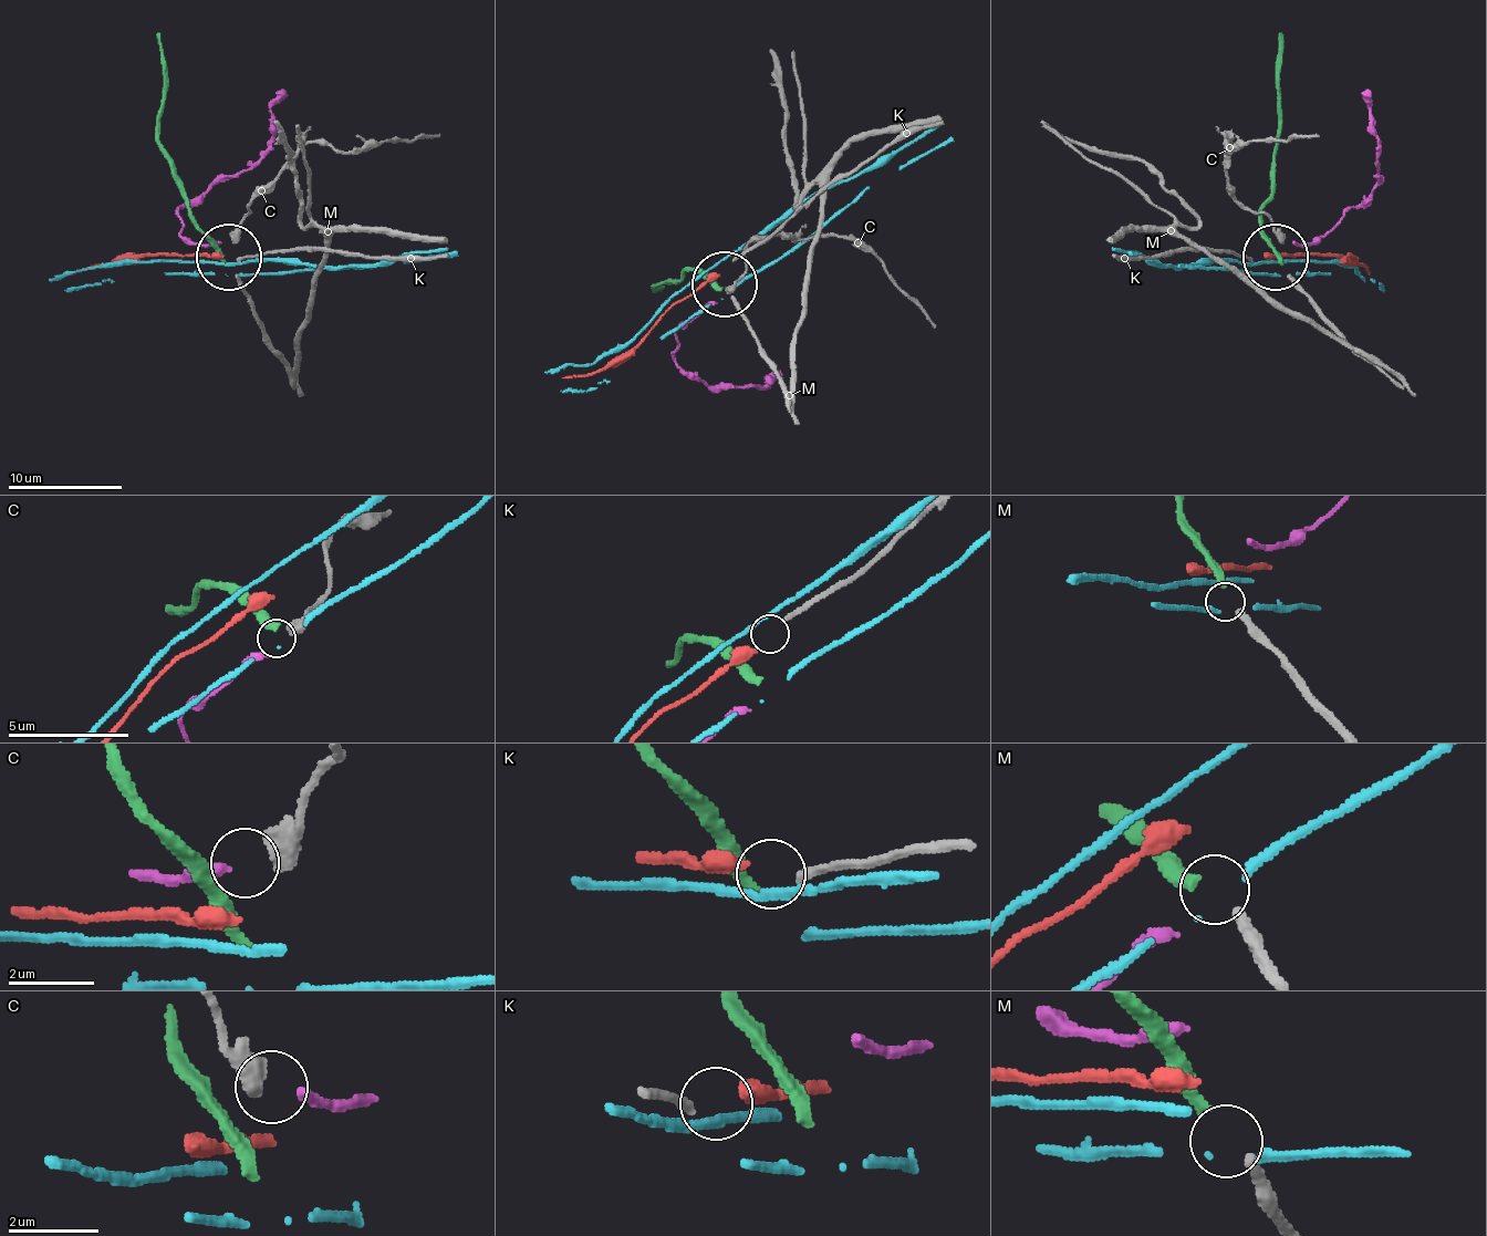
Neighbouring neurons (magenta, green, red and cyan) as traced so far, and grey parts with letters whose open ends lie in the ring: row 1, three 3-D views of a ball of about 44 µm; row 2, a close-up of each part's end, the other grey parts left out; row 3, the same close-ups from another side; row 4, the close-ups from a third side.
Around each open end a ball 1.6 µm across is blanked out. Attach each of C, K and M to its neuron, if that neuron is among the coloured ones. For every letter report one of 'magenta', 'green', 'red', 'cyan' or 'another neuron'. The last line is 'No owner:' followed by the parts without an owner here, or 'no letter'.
C: magenta
K: another neuron
M: green
No owner: K

